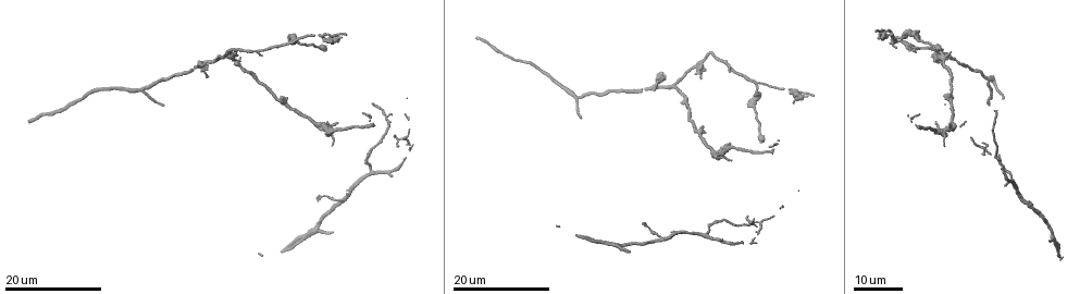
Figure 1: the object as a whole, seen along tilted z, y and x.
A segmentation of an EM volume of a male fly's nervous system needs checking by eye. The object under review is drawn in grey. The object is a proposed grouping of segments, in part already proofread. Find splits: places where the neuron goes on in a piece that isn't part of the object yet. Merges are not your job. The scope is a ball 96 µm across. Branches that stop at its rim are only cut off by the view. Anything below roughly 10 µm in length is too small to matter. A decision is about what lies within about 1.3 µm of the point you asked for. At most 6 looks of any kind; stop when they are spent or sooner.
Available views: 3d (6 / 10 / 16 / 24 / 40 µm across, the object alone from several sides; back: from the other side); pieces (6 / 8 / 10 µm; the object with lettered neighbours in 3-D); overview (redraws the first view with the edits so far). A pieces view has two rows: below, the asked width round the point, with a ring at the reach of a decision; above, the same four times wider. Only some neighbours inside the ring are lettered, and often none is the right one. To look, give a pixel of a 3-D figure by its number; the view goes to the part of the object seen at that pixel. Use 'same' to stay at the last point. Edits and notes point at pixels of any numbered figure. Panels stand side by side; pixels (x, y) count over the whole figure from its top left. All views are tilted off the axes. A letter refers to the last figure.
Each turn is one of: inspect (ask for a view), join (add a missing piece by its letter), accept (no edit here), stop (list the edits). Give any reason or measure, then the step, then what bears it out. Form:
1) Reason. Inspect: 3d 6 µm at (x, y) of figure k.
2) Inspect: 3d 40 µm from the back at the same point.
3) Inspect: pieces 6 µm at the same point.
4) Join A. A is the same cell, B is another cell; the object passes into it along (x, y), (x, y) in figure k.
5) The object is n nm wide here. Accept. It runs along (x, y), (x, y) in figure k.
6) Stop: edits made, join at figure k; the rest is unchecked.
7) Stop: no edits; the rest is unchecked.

An open end. Inspect: 3d 16 µm at (160, 106) of figure 1.

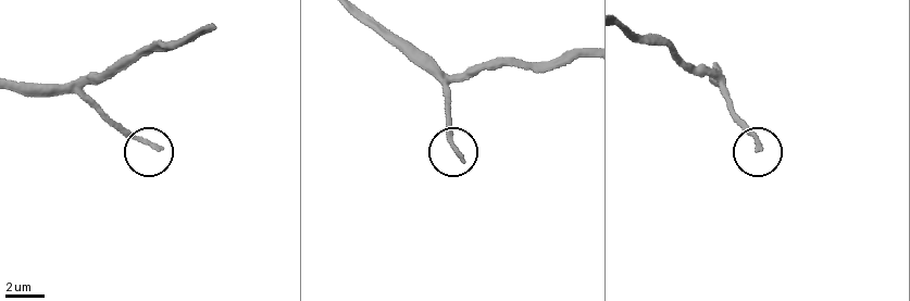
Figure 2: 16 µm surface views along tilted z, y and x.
Inspect: pieces 8 µm at (760, 148) of figure 2.

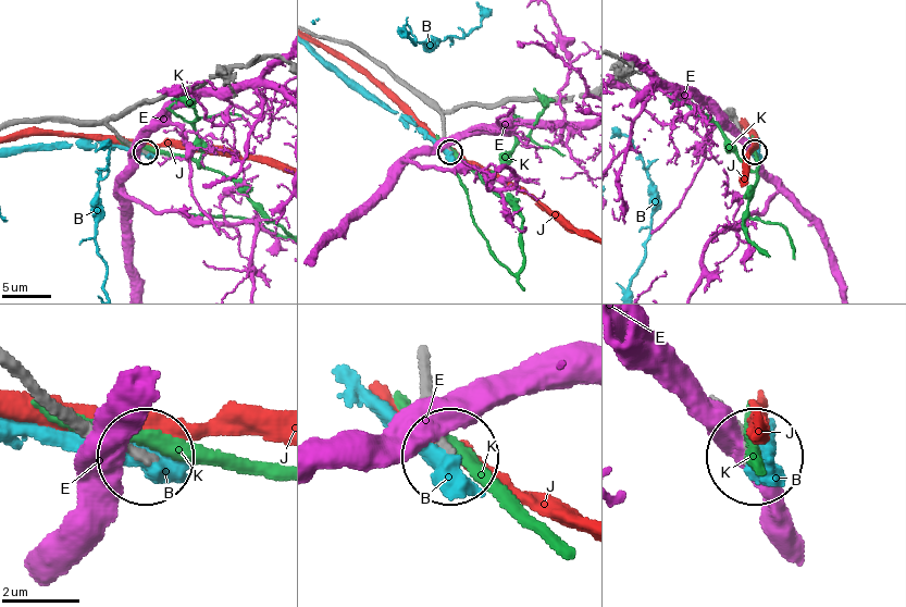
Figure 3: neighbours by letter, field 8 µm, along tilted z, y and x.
Accept. B, E, J and K are other cells; it runs along (14, 373), (143, 454) in figure 3; none of them fits.

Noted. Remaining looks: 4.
Inspect: 3d 24 µm at (201, 65) of figure 1.

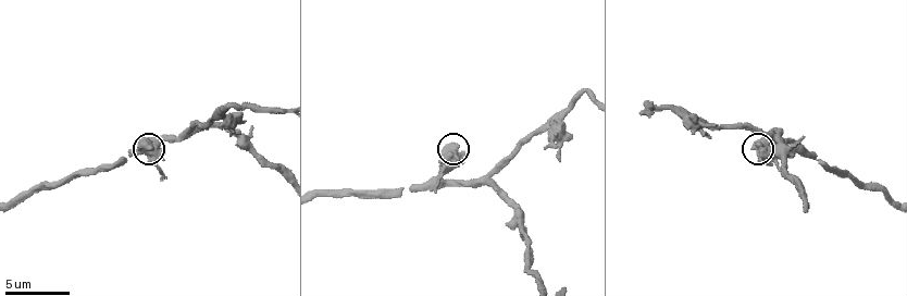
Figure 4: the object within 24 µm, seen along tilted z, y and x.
Inspect: pieces 8 µm at (755, 149) of figure 4.

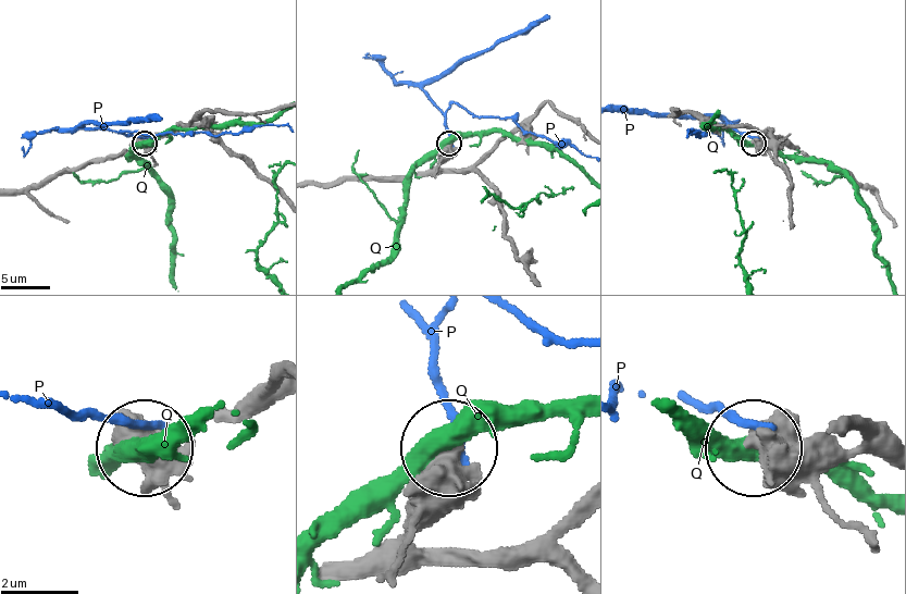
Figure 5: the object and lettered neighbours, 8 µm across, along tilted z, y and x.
Accept. P and Q are other cells; it runs along (849, 413), (861, 431), (847, 448), (756, 448) in figure 5; none of them fits.

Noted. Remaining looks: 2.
Branch stops here. Inspect: 3d 24 µm at (325, 123) of figure 1.

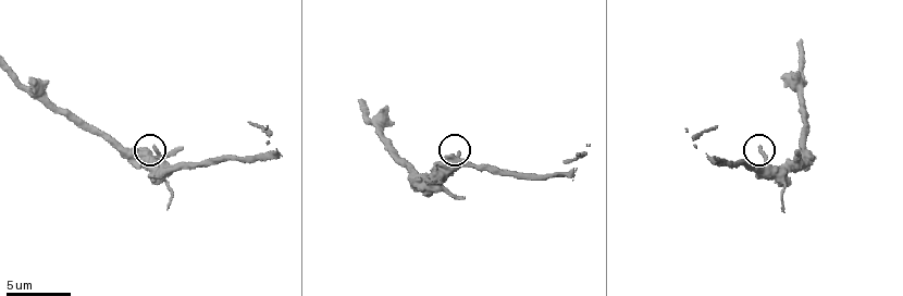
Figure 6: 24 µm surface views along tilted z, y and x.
Inspect: pieces 8 µm at (156, 148) of figure 6.

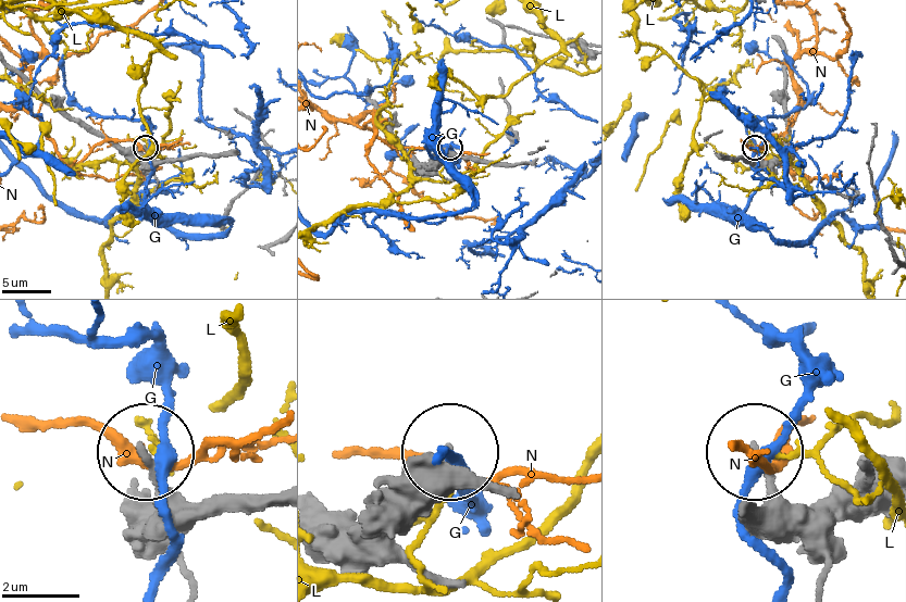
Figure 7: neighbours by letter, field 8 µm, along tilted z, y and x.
Accept. G, L and N are other cells; none of them fits.

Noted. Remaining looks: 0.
Stop: no edits; the rest is unchecked.

